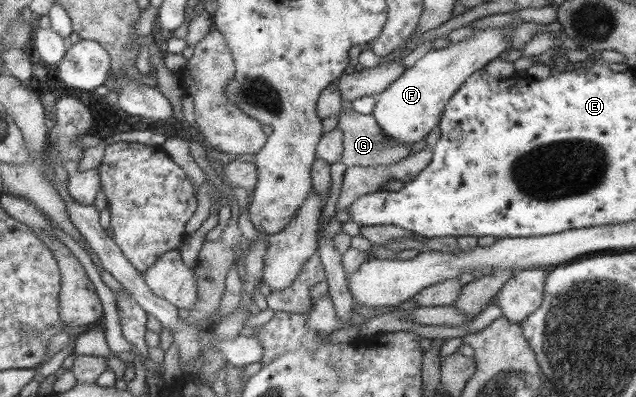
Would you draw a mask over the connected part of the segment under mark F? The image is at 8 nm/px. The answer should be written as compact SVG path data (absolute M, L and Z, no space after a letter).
M516 26L477 29L459 43L447 42L445 47L431 48L413 66L405 68L374 101L371 115L379 129L395 143L417 143L438 125L447 100L476 69L498 57L507 49L508 33Z

